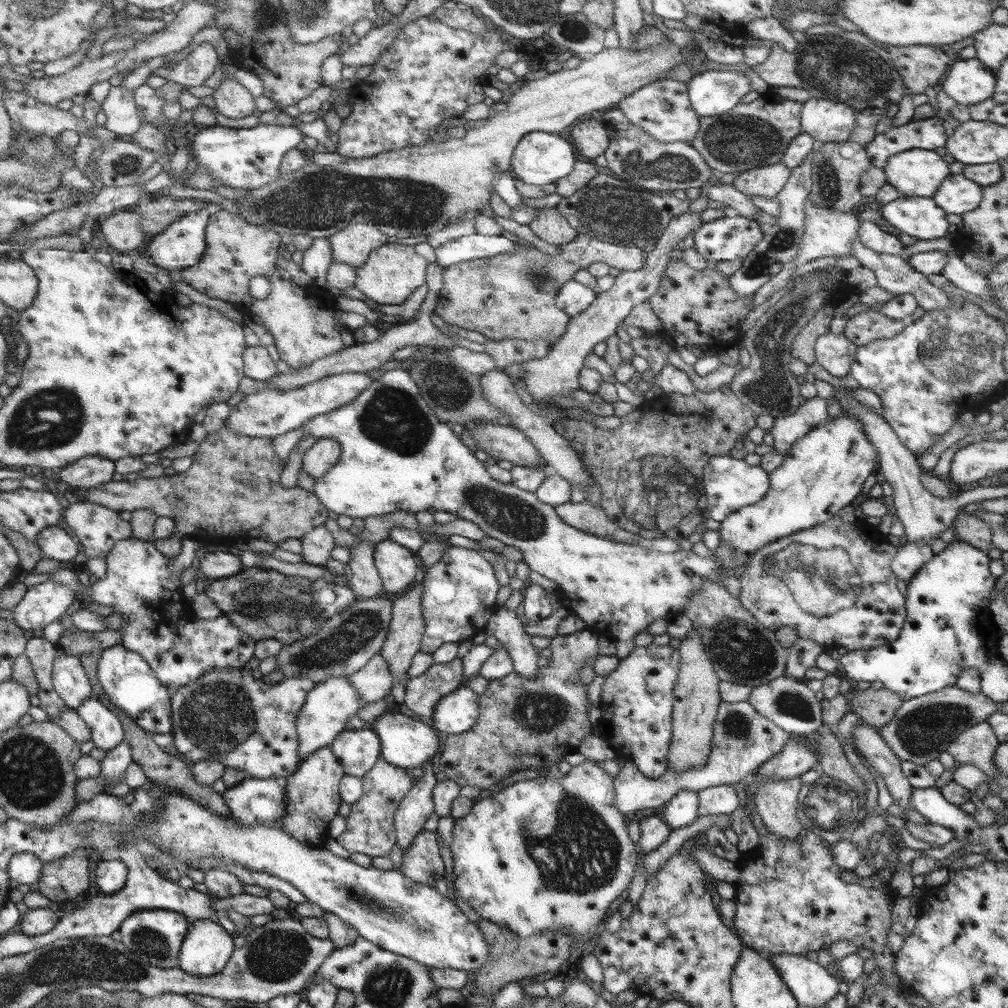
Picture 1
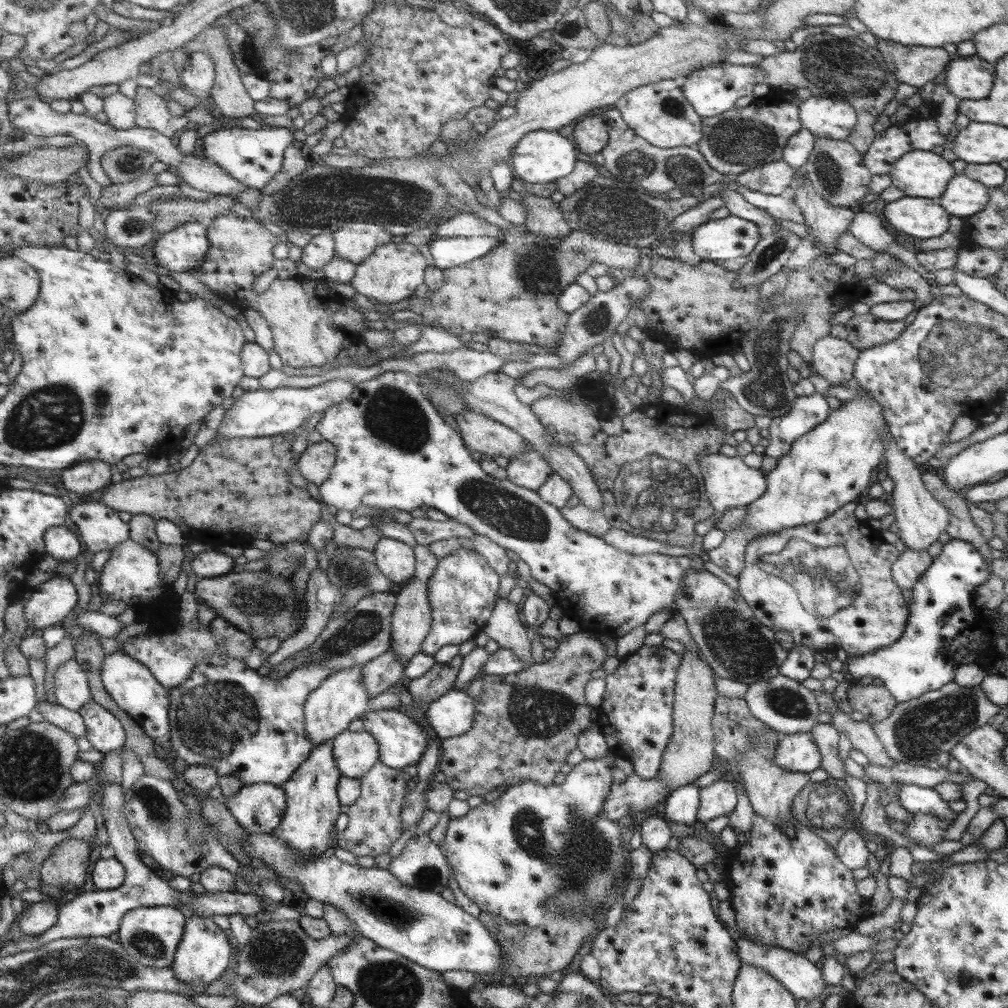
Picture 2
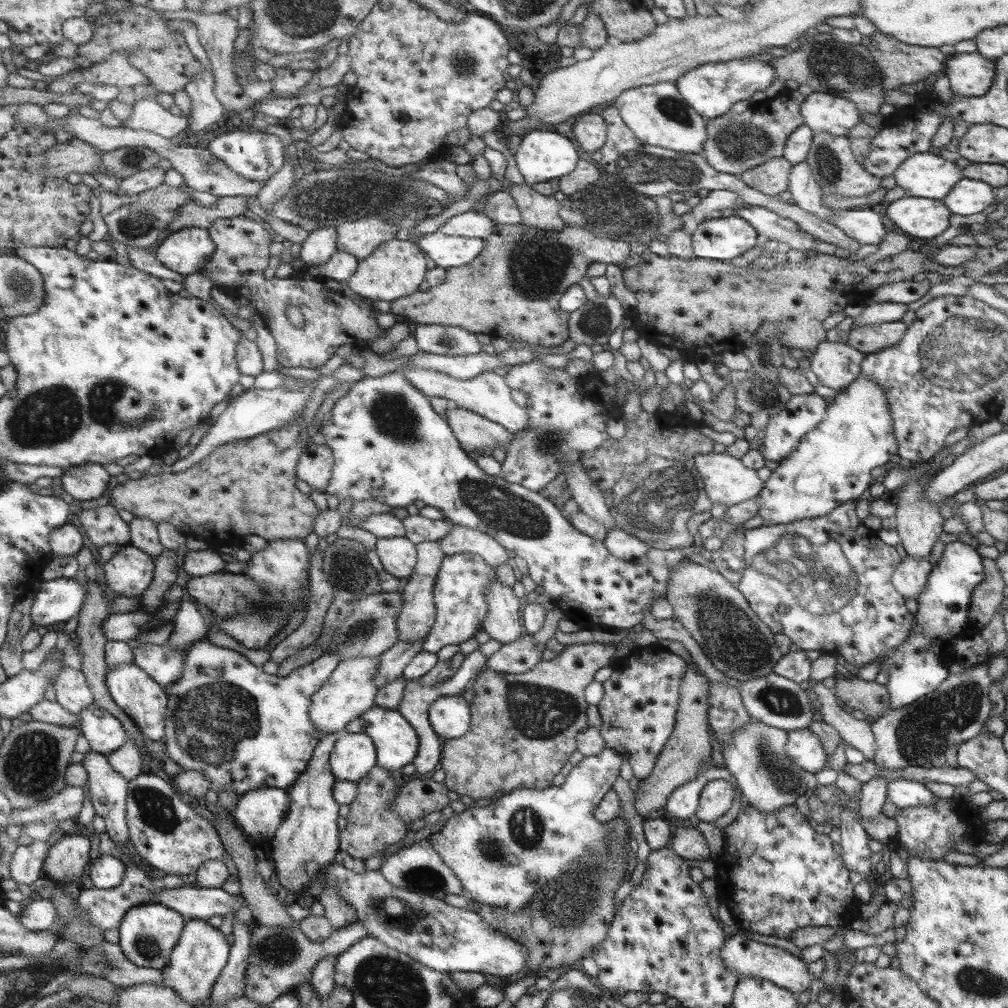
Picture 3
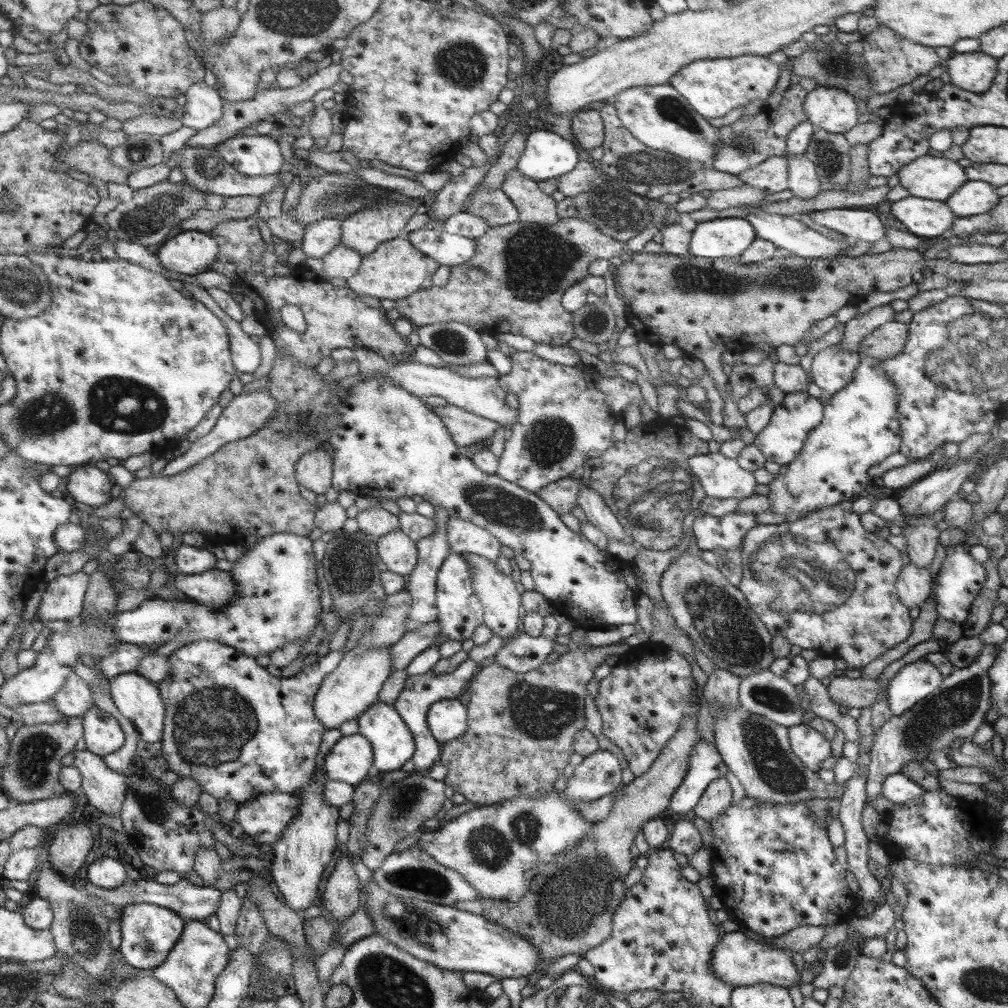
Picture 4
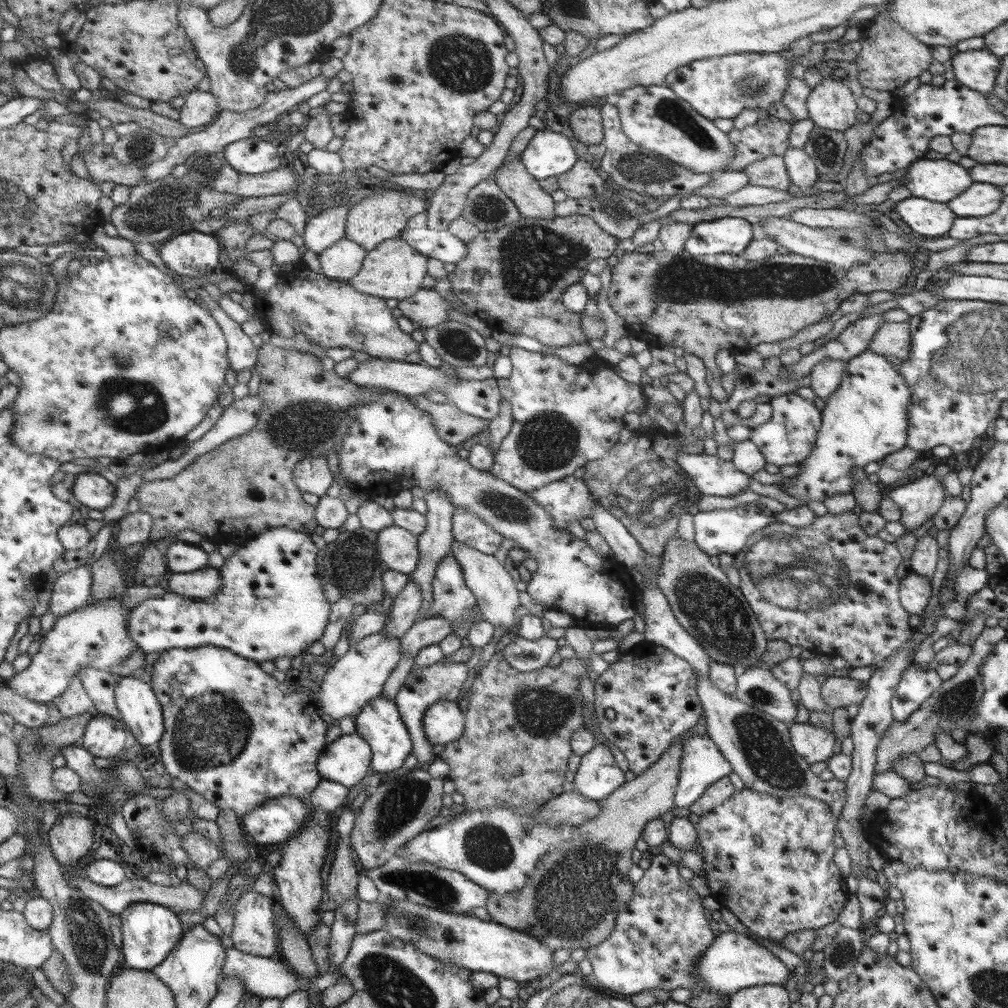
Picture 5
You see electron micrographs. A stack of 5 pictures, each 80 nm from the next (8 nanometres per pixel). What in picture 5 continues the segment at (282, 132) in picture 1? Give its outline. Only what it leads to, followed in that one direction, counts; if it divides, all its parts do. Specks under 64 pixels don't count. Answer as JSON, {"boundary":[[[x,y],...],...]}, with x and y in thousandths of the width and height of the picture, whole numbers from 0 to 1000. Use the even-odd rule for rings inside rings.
{"boundary":[[[256,136],[230,143],[222,151],[230,165],[245,174],[265,172],[279,165],[279,148]]]}

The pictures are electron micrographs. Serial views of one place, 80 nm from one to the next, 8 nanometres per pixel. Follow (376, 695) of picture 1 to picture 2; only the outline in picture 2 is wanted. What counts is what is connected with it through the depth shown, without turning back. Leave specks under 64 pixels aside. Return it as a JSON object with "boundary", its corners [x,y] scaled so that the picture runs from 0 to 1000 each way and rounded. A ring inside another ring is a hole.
{"boundary":[[[388,644],[360,660],[360,676],[364,686],[371,691],[381,684],[390,682],[400,671],[402,657]]]}

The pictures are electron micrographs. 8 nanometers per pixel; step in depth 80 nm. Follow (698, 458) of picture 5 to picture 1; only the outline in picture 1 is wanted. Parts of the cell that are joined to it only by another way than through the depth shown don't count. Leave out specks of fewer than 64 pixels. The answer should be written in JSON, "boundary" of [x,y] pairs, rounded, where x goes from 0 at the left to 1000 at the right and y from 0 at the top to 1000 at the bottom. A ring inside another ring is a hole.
{"boundary":[[[712,451],[702,456],[697,468],[697,480],[703,494],[705,514],[715,519],[723,510],[756,497],[765,486],[765,472],[755,462],[746,462],[738,455]]]}

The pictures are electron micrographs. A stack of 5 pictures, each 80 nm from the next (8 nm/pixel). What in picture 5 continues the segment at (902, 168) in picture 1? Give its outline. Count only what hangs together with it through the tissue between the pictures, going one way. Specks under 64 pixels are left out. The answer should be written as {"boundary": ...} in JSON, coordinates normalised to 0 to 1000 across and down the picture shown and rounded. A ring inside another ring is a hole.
{"boundary":[[[913,158],[896,171],[895,184],[911,196],[939,202],[963,187],[962,169],[940,158]]]}

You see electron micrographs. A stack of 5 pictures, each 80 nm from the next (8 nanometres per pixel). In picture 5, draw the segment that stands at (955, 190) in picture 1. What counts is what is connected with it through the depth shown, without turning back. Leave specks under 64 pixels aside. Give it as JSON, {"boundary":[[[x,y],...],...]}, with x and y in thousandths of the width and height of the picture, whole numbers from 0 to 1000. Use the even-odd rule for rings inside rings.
{"boundary":[[[966,180],[963,187],[939,200],[939,203],[954,216],[972,216],[986,212],[995,202],[997,195],[994,188],[984,182]]]}

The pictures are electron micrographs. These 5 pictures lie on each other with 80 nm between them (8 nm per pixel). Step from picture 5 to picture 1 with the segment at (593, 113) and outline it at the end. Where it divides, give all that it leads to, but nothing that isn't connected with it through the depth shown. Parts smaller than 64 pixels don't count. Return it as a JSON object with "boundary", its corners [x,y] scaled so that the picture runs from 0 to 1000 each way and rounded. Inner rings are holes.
{"boundary":[[[586,116],[583,121],[572,123],[566,134],[571,149],[587,159],[603,148],[604,135],[601,126]]]}

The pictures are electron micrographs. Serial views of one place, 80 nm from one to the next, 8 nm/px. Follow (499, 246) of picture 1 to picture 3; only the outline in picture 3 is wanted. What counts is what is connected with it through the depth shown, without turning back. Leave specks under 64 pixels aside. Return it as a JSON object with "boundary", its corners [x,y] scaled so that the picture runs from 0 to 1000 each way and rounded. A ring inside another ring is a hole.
{"boundary":[[[435,228],[423,231],[412,238],[435,265],[452,266],[471,258],[479,248],[478,236],[462,236],[456,233],[443,233]]]}

